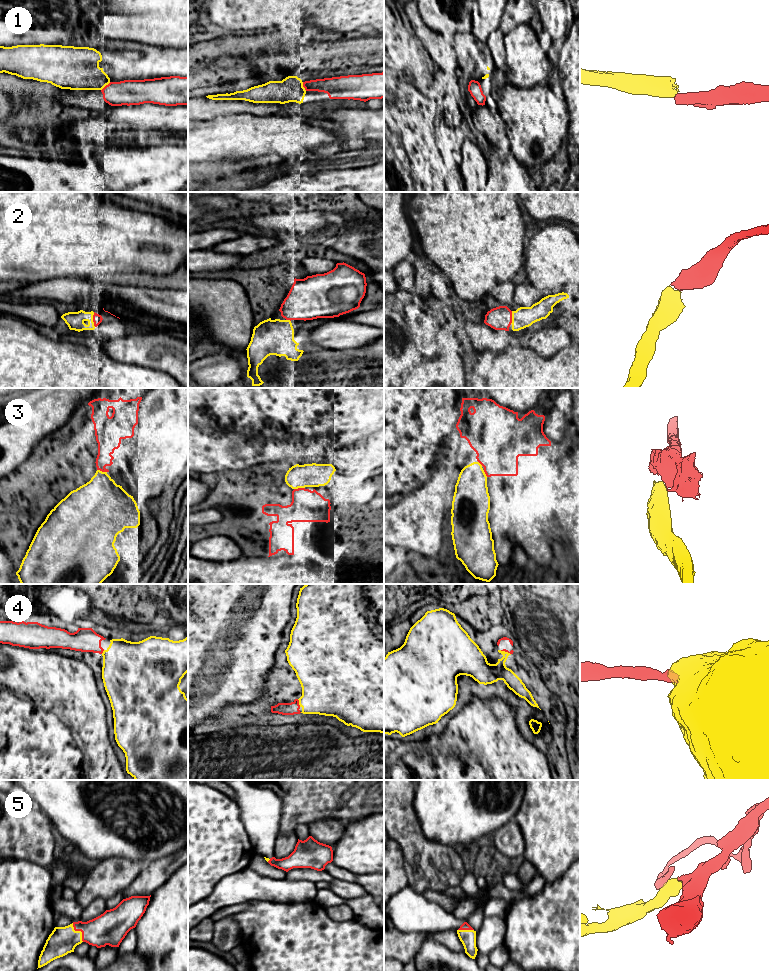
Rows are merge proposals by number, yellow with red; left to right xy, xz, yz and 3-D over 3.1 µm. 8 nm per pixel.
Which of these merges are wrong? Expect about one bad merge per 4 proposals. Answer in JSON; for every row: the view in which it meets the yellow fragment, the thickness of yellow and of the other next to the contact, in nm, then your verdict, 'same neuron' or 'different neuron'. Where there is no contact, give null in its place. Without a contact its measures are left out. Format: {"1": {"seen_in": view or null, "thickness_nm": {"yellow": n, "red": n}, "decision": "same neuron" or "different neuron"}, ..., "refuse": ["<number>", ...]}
{"1": {"seen_in": "xy", "thickness_nm": {"yellow": 320, "red": 200}, "decision": "different neuron"}, "2": {"seen_in": "xy", "thickness_nm": {"yellow": 140, "red": 80}, "decision": "same neuron"}, "3": {"seen_in": "xz", "thickness_nm": {"yellow": 190, "red": 260}, "decision": "different neuron"}, "4": {"seen_in": "xz", "thickness_nm": {"yellow": 400, "red": 100}, "decision": "same neuron"}, "5": {"seen_in": "xy", "thickness_nm": {"yellow": 220, "red": 280}, "decision": "same neuron"}, "refuse": ["1", "3"]}

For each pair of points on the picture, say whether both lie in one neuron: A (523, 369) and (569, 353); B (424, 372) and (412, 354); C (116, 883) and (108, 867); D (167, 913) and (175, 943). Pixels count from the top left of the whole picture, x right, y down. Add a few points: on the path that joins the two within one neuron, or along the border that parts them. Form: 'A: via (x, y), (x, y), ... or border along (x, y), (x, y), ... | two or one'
A: via (534, 369), (553, 369), (558, 364) | one
B: border along (422, 360), (411, 368) | two
C: via (112, 879), (108, 871) | one
D: via (170, 920), (170, 936) | one

